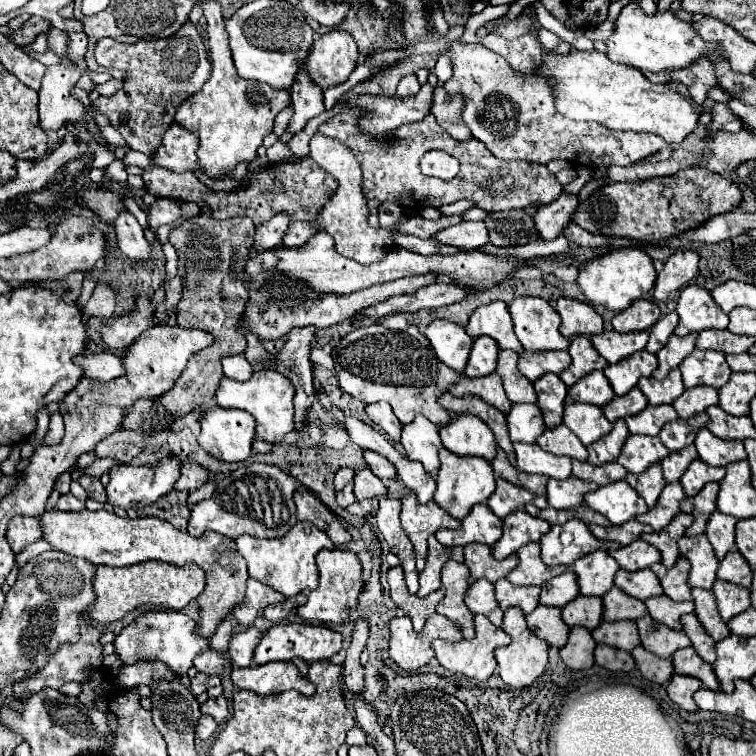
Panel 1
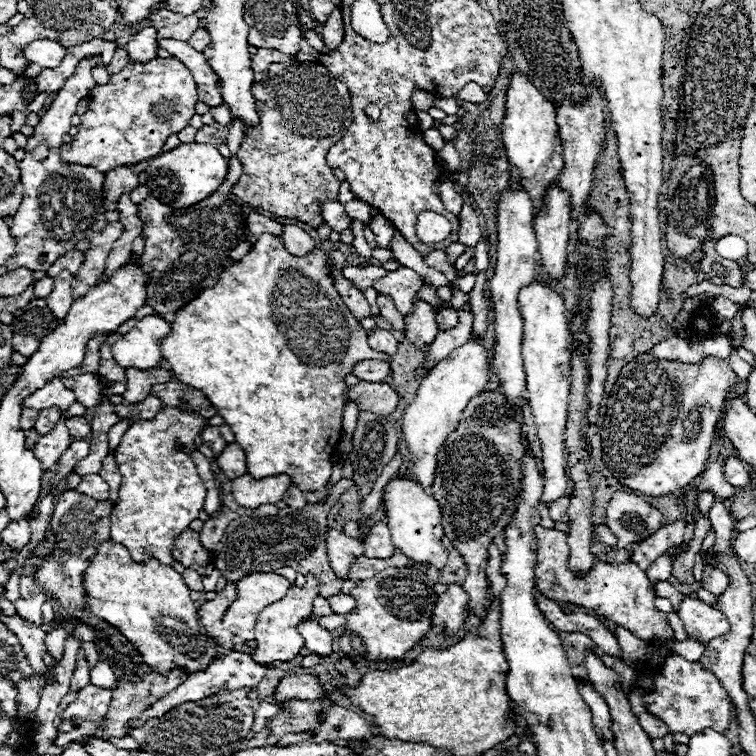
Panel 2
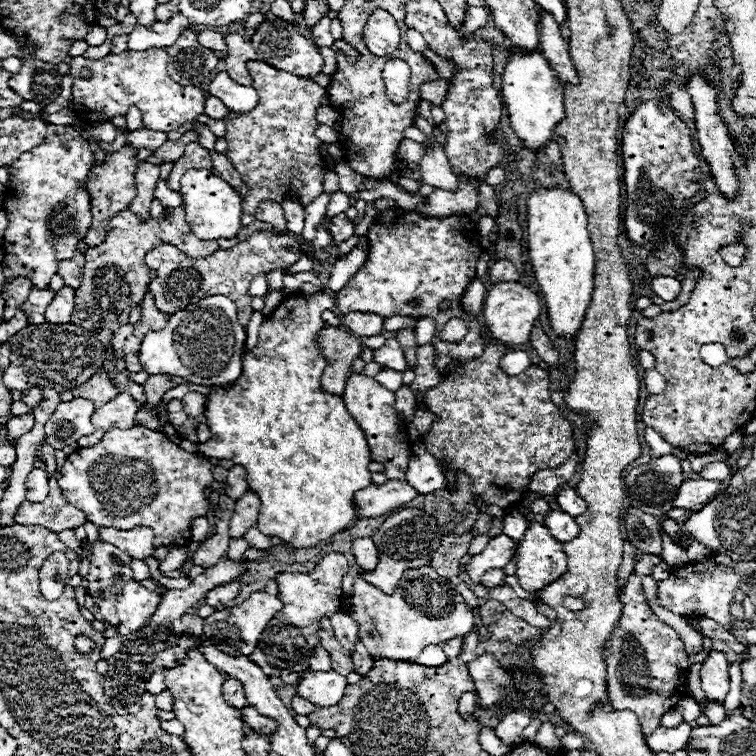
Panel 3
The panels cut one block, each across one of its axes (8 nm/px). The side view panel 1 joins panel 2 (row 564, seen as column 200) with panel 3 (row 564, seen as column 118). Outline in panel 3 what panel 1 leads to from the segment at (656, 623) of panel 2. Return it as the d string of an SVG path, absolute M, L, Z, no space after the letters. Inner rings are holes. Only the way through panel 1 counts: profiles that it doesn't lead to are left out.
M532 522L526 530L516 558L518 582L532 594L552 584L566 572L566 554L562 550L562 542L550 536L550 532L538 522Z

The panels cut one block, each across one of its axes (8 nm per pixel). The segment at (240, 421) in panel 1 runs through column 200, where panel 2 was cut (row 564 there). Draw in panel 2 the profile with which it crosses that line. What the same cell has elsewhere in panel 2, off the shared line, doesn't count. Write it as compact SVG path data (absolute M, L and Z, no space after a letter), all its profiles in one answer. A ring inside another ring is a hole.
M394 476L384 488L384 508L394 546L416 564L432 564L434 568L442 570L448 562L448 550L442 544L444 528L440 520L442 512L438 502L428 492L424 492L414 480L406 476Z

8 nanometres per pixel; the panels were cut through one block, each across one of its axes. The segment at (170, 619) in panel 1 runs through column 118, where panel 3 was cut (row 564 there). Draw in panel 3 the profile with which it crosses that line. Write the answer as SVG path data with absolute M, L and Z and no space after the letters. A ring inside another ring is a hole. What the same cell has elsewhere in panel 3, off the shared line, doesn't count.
M638 556L634 562L634 570L628 576L624 588L618 592L618 600L622 602L622 614L616 628L606 640L602 650L606 672L608 672L608 696L610 706L618 710L632 710L638 714L644 736L652 734L660 726L660 718L664 712L672 710L678 700L688 696L686 692L686 676L688 670L696 662L706 660L706 650L702 648L698 654L688 654L684 650L684 642L680 634L664 624L646 604L642 592L642 578L652 574L652 568L660 564L660 556Z

